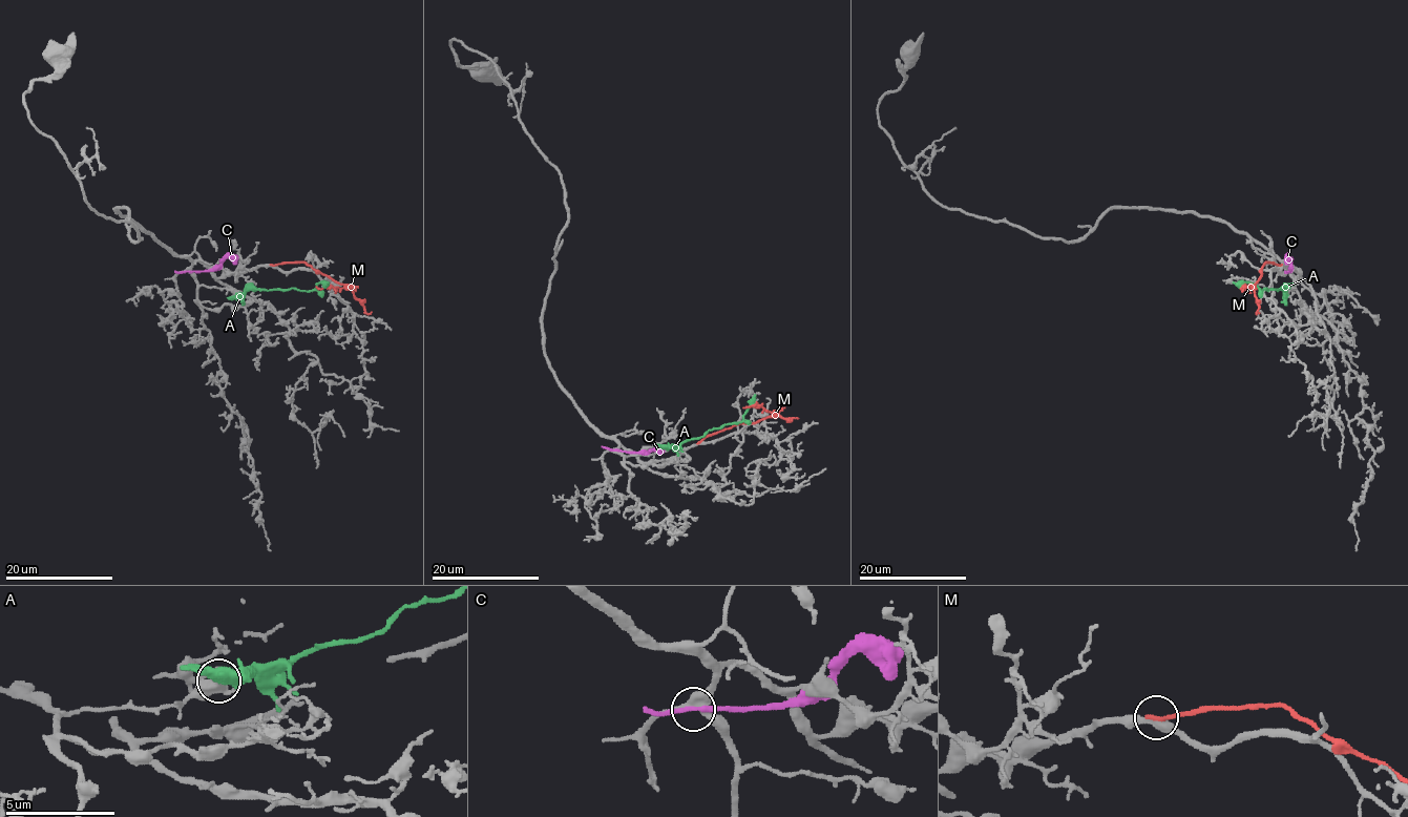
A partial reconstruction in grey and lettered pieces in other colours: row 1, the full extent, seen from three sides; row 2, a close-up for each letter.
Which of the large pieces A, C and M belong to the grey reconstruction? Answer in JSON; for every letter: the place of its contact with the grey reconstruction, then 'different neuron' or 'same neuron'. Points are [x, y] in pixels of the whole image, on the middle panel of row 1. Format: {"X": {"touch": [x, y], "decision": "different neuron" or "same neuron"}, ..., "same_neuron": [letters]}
{"A": {"touch": [664, 448], "decision": "different neuron"}, "C": {"touch": [613, 449], "decision": "different neuron"}, "M": {"touch": [699, 442], "decision": "different neuron"}, "same_neuron": []}

